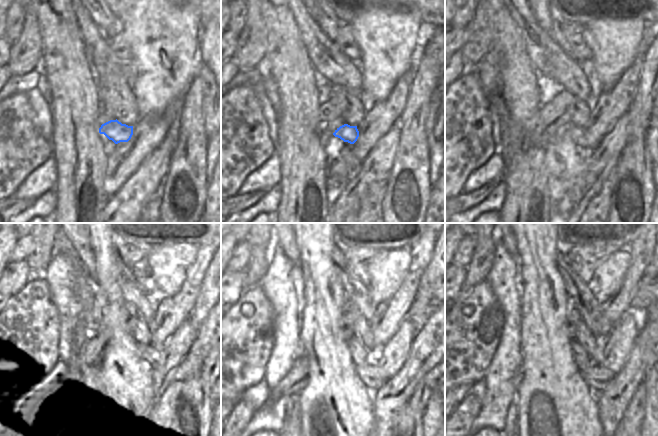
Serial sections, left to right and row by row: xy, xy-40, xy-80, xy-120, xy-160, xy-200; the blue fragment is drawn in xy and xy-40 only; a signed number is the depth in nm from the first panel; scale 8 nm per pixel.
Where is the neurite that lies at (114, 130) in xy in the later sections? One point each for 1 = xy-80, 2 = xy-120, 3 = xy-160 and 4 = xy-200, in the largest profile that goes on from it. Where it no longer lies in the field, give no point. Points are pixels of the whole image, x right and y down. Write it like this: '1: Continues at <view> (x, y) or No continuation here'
1: Continues at xy-80 (576, 133)
2: Continues at xy-120 (140, 369)
3: Continues at xy-160 (374, 376)
4: Continues at xy-200 (597, 376).

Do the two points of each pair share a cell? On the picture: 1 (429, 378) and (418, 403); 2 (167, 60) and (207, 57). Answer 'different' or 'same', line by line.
1: same
2: different

